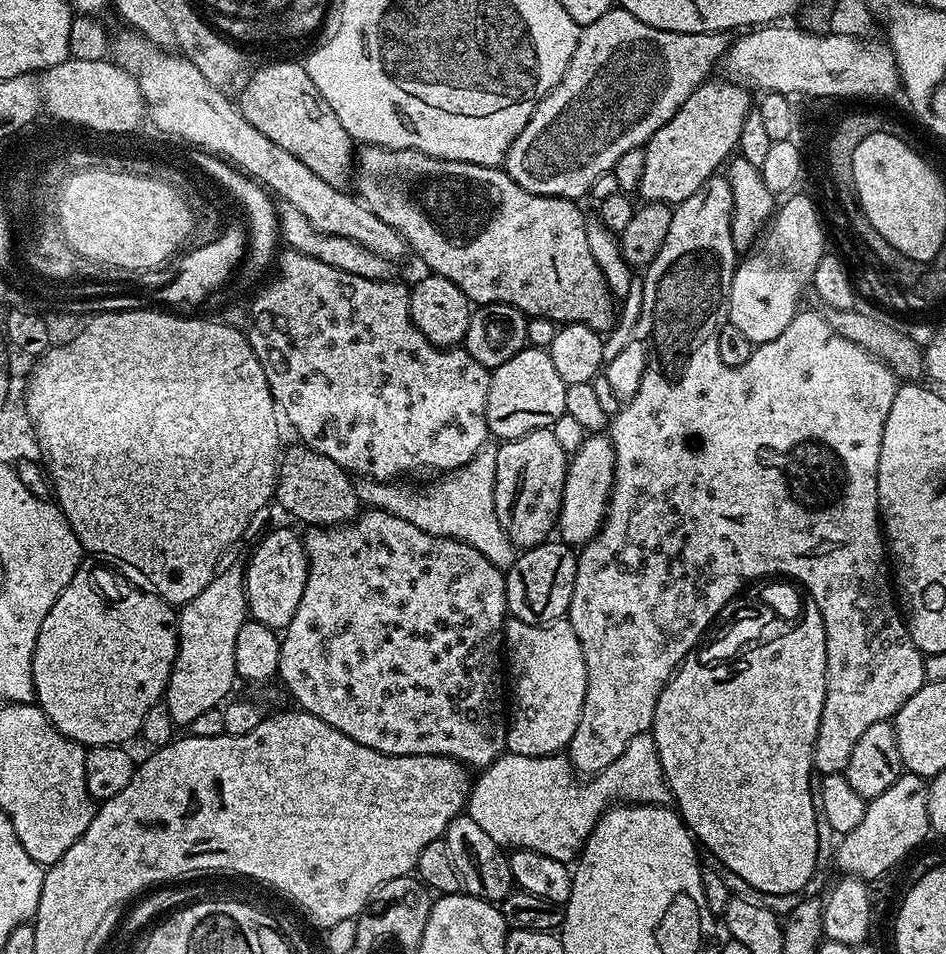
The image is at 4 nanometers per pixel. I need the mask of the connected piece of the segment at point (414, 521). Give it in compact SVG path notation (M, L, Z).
M495 443L485 444L484 449L473 460L466 462L466 466L437 475L425 488L411 488L410 485L404 484L408 482L357 479L356 497L361 505L394 514L410 522L410 526L426 530L426 534L474 546L474 550L490 558L494 566L507 570L510 566L514 566L518 549L508 541L508 535L502 530L502 522L498 522L498 514L494 510L494 486L498 470L496 450Z

